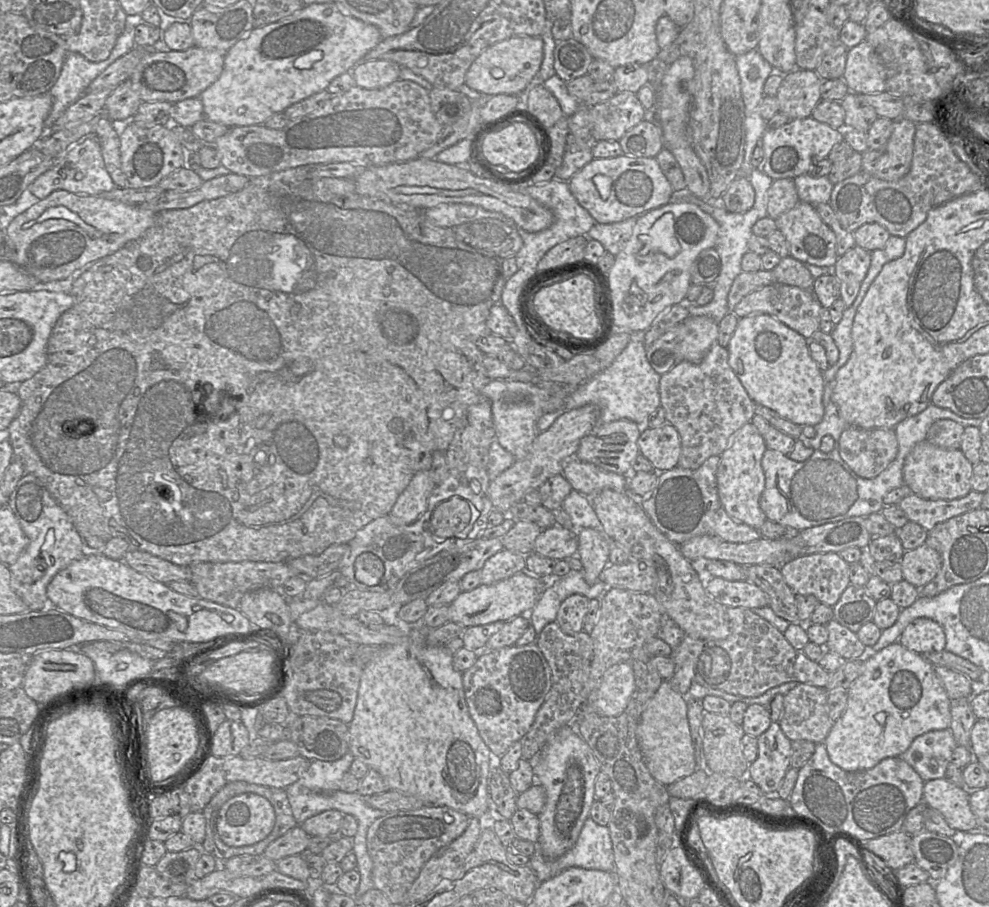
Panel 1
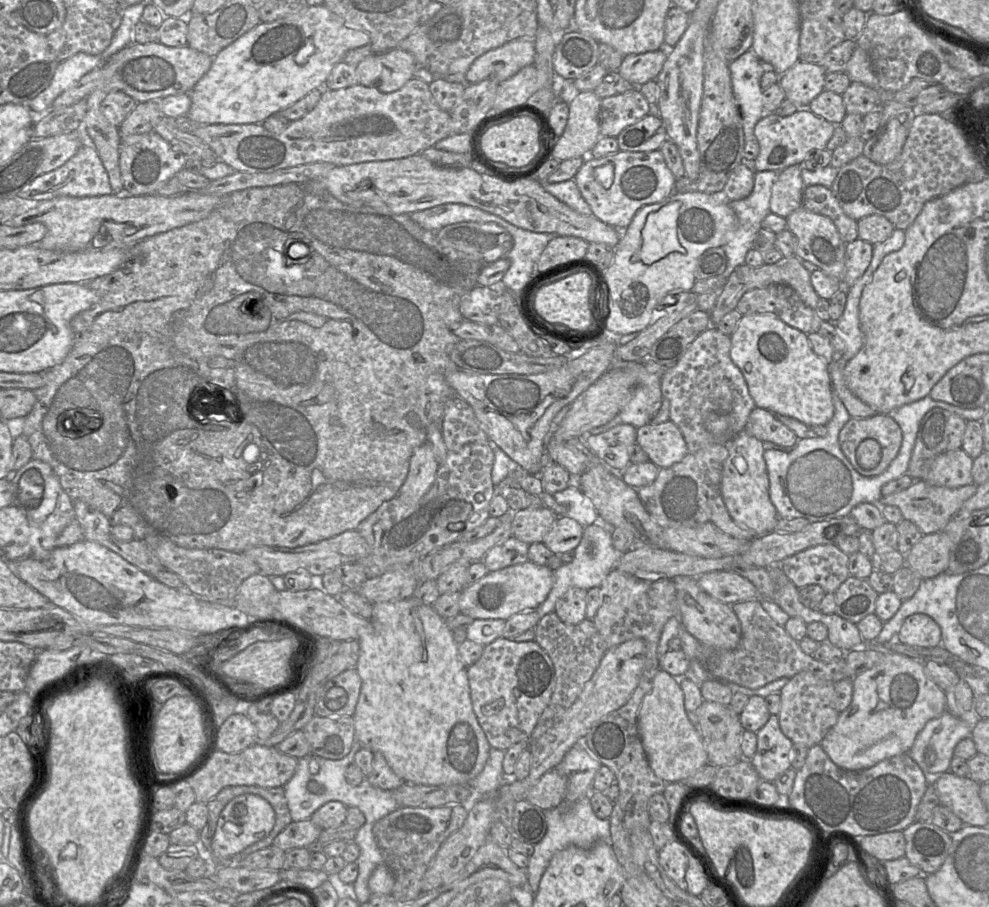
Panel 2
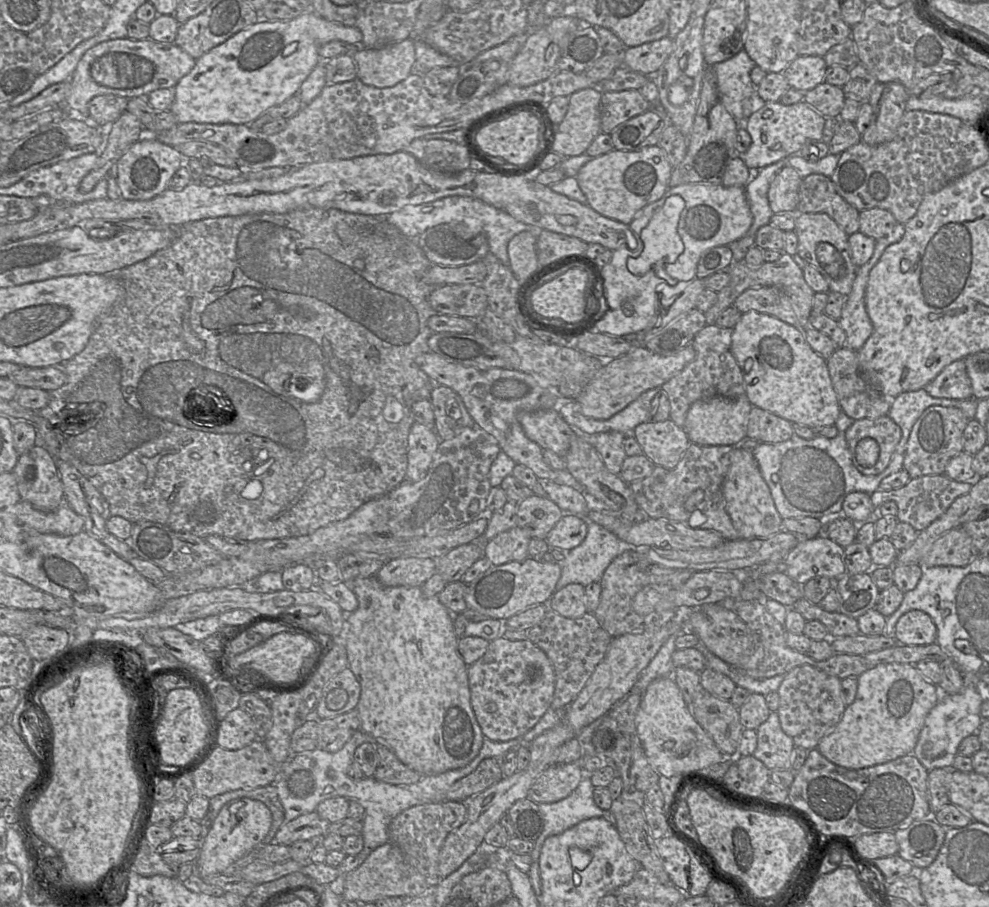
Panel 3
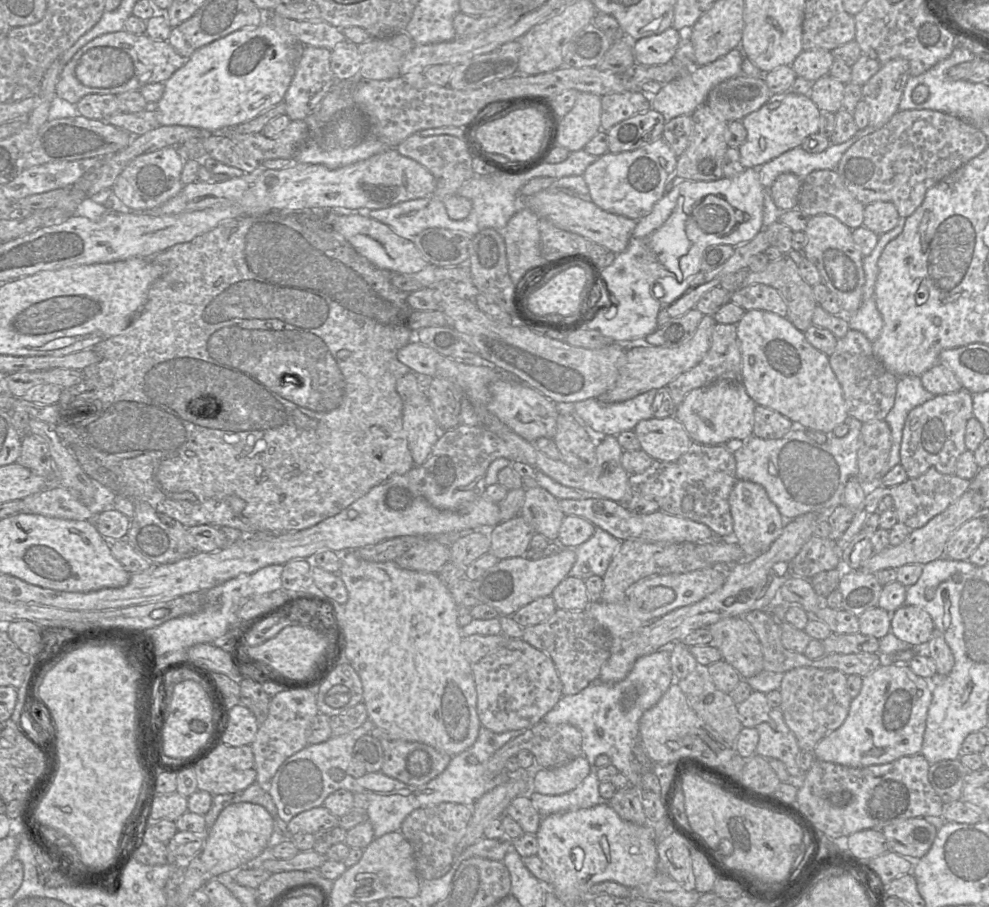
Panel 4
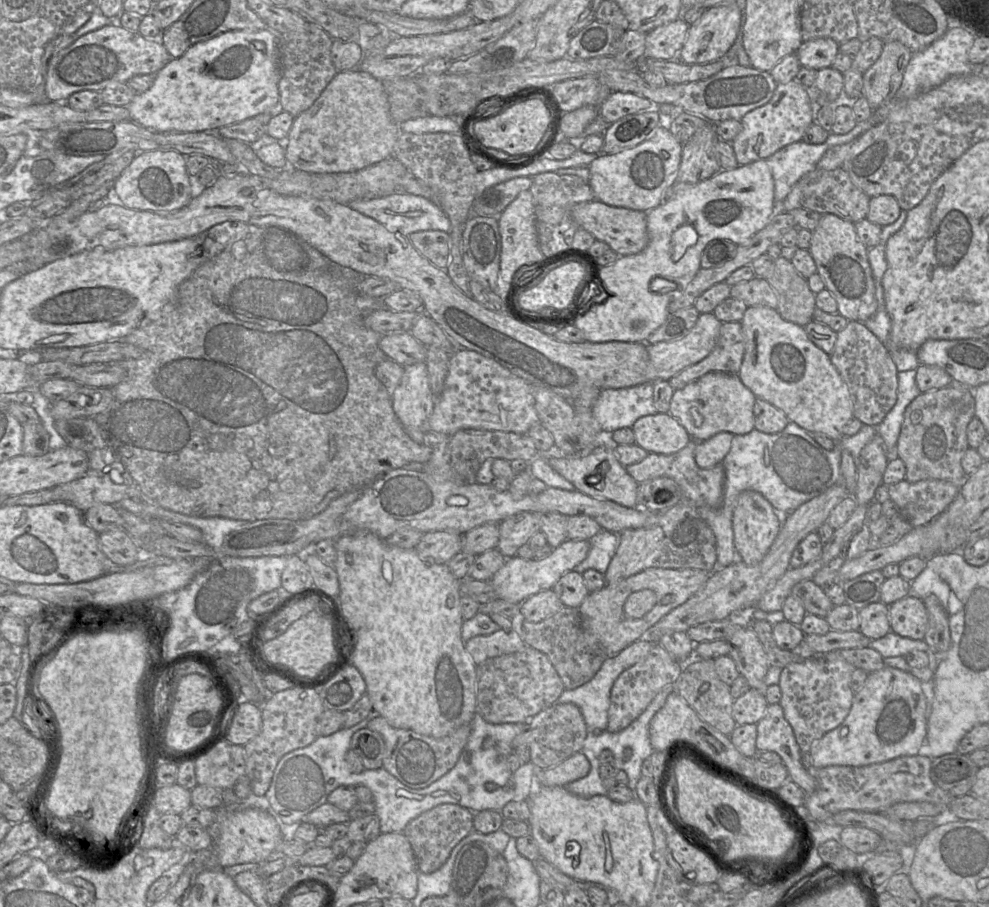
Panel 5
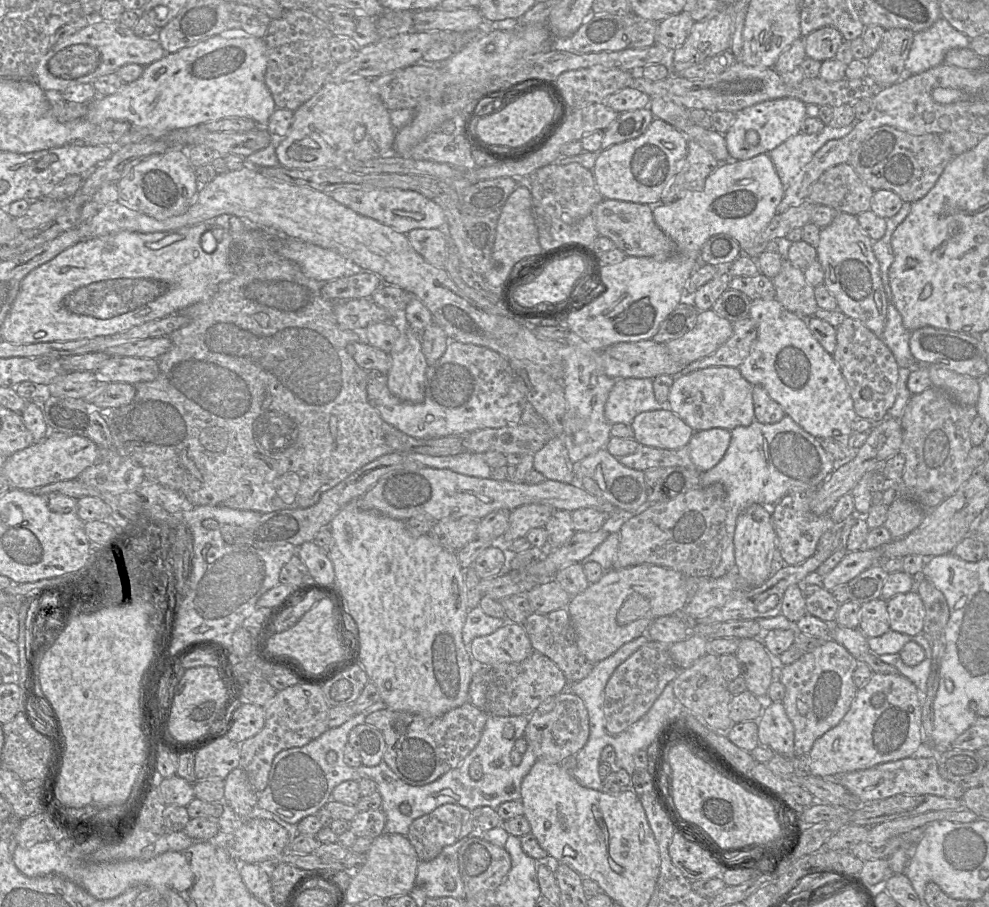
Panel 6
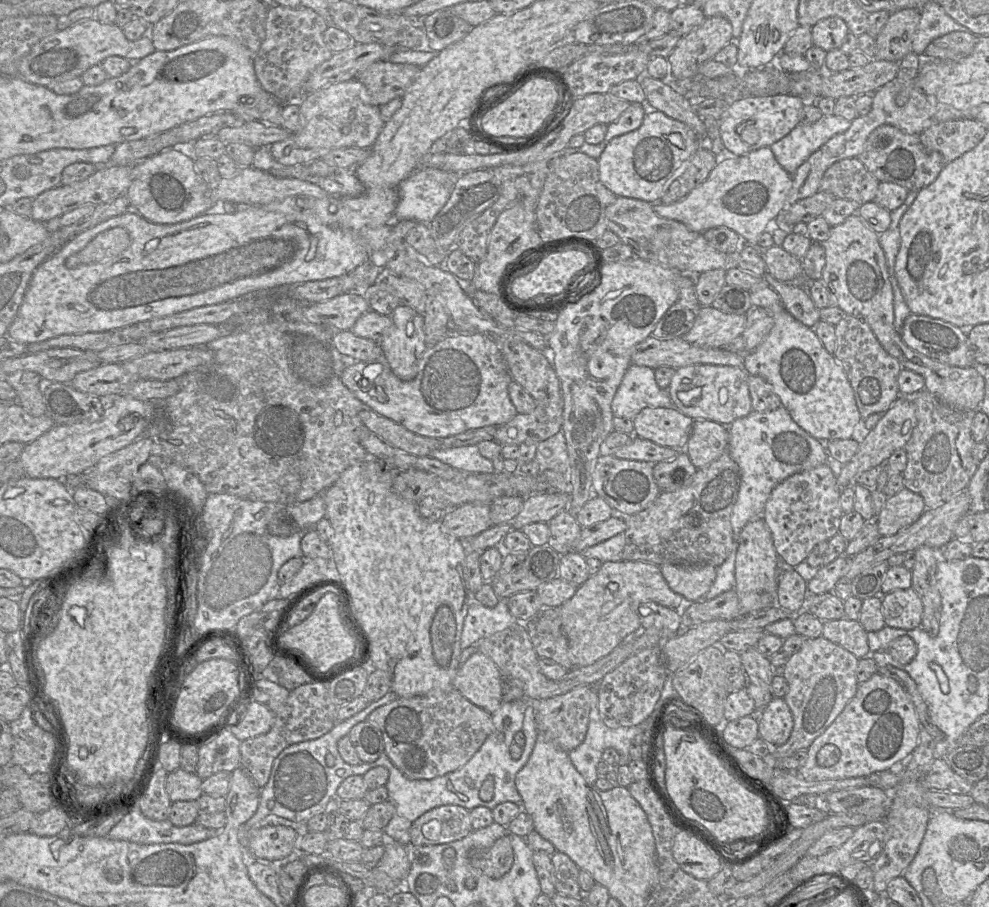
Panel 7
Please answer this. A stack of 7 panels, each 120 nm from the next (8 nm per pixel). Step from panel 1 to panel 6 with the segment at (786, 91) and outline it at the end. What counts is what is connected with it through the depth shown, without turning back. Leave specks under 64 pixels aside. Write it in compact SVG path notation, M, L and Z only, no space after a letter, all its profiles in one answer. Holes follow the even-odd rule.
M823 27L805 37L805 52L808 58L823 62L835 57L843 41L844 38L837 29Z

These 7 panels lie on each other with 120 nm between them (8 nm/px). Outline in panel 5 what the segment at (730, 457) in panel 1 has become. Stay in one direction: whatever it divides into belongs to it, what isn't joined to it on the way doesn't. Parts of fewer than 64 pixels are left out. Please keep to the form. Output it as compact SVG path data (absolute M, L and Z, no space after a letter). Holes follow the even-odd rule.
M745 490L738 496L733 513L734 547L747 565L759 563L767 554L787 515L774 509L772 504L759 492Z

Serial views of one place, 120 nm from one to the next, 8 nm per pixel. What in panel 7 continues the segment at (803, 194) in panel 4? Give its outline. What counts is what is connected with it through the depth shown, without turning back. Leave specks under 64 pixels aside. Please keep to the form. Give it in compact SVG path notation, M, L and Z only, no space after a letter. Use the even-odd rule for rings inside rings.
M846 158L833 163L825 171L820 191L861 206L874 201L879 183L858 158Z

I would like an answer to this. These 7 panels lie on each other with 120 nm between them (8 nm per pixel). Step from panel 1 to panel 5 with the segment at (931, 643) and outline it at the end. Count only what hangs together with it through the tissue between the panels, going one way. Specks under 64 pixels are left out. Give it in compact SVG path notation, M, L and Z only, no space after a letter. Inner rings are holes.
M908 595L889 607L890 631L914 640L923 640L928 616L923 600Z

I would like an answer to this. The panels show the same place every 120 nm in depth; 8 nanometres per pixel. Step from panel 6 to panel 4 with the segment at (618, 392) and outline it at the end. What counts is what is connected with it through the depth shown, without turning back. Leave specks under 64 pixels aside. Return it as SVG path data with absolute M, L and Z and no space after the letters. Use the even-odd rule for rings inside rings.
M652 389L622 402L605 403L598 398L576 402L573 414L595 431L617 436L632 431L642 420L653 416L652 403L657 390Z

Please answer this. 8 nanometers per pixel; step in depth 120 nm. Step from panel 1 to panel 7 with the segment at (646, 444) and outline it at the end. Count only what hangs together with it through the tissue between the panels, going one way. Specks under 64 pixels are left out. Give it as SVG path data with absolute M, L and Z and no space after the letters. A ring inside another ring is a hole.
M644 408L633 418L634 435L685 451L694 420L673 408Z

